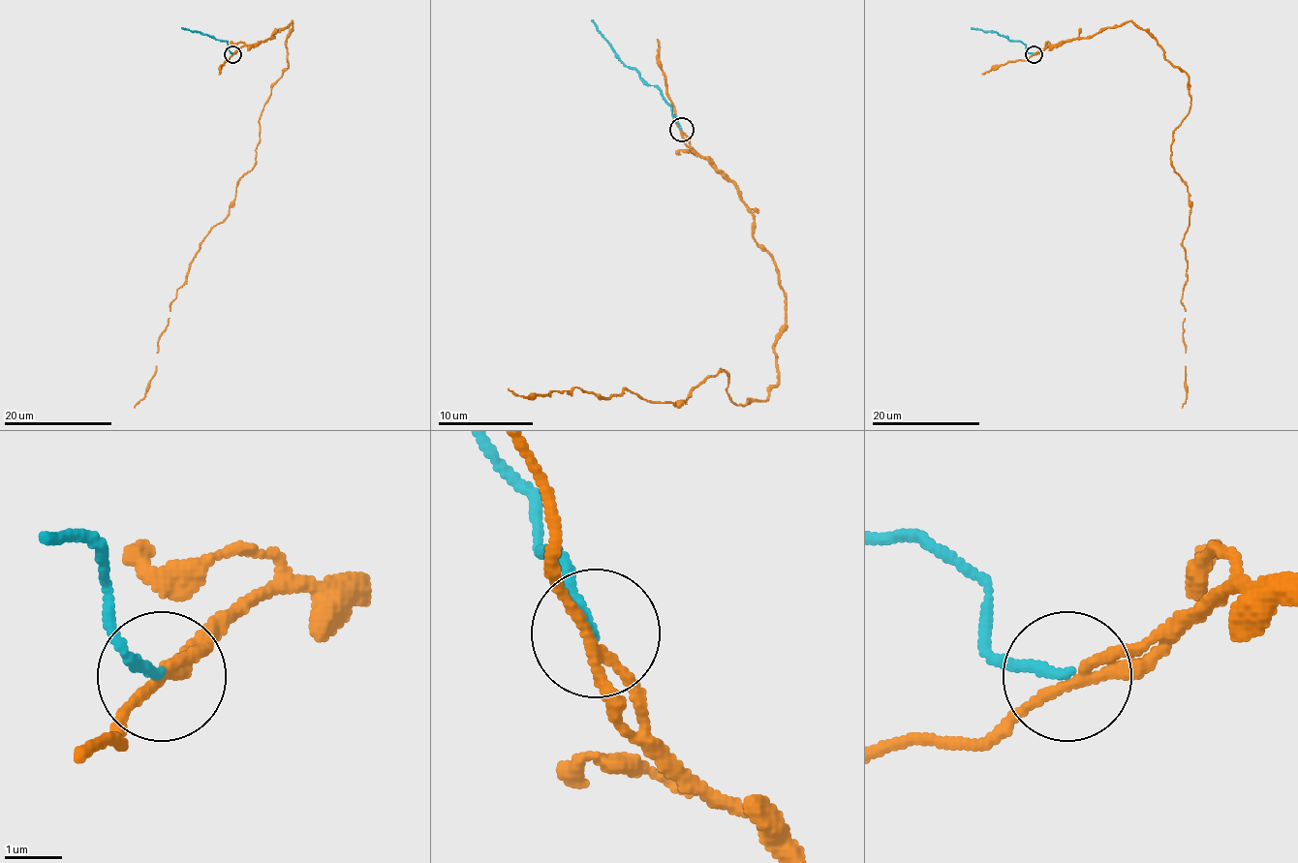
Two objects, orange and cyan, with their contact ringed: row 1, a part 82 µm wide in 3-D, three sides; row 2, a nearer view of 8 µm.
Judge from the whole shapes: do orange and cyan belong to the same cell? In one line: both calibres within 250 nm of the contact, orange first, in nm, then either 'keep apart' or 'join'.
calibres 200 and 150 nm; join

